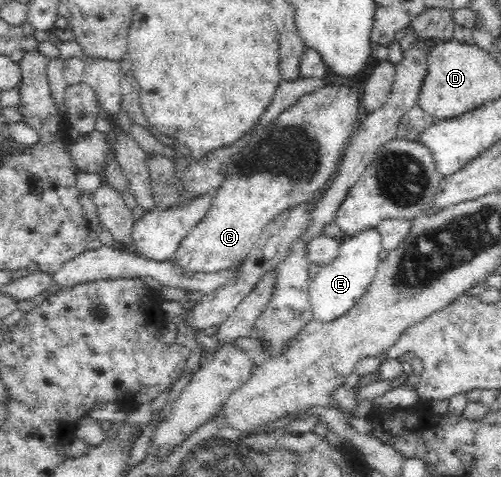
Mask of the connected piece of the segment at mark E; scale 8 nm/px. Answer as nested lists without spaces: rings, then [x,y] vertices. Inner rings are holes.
[[[368,228],[354,236],[342,237],[336,258],[321,266],[320,271],[310,279],[309,301],[313,318],[326,324],[346,314],[366,292],[374,278],[382,250],[381,236],[375,228]]]

